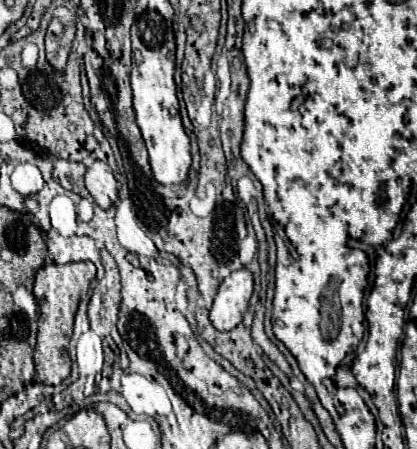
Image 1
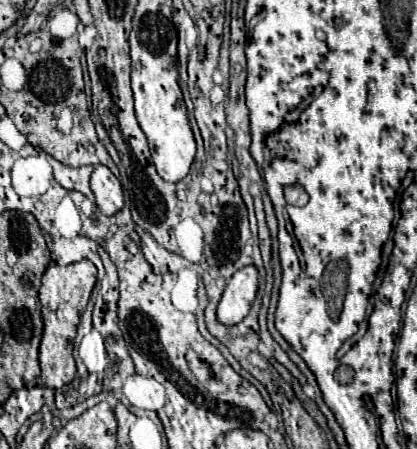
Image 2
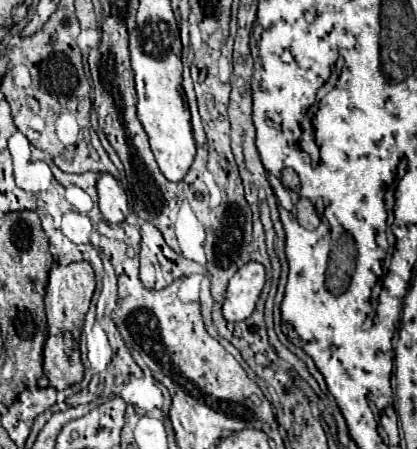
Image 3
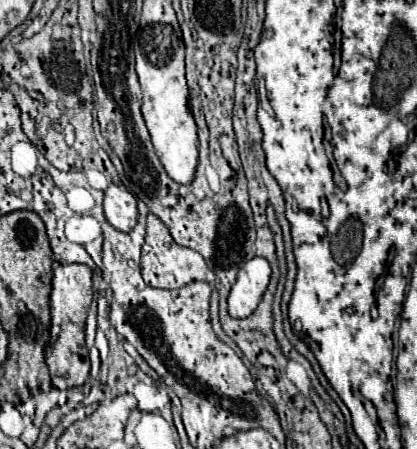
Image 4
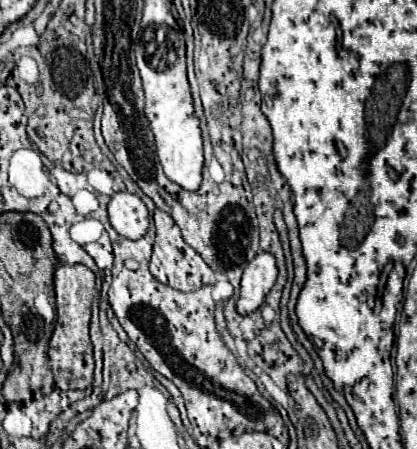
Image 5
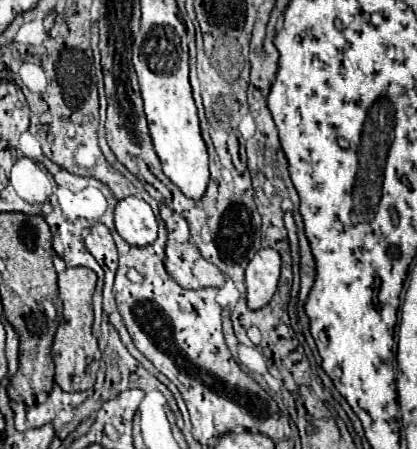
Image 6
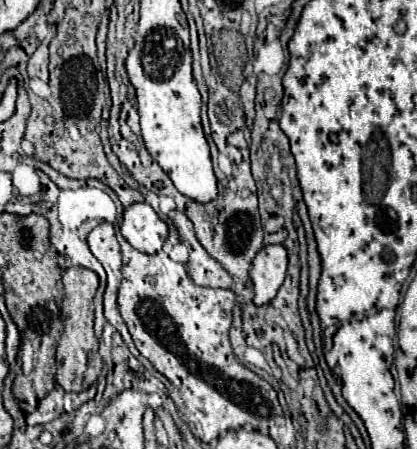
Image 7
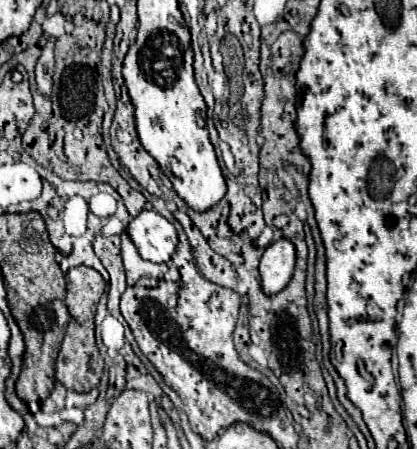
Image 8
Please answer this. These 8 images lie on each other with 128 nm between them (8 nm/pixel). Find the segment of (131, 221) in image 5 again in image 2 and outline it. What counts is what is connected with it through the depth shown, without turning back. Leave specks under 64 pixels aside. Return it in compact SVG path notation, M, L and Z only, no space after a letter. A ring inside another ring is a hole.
M102 164L94 166L90 186L96 196L96 206L100 208L102 214L114 216L116 212L120 212L120 208L124 208L122 186L120 186L118 178L106 166L102 166Z

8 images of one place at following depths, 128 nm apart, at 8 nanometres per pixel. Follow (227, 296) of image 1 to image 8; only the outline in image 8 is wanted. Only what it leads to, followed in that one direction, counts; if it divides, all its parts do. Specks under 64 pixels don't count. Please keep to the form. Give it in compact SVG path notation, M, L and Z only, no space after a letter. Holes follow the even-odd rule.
M288 238L272 242L260 260L264 294L274 296L280 290L284 290L292 280L294 264L296 264L296 246Z

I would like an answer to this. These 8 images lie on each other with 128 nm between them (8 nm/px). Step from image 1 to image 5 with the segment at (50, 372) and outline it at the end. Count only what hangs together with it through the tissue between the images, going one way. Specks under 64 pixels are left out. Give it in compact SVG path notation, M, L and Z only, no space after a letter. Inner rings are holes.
M60 264L54 274L56 286L56 328L49 342L49 362L54 372L54 382L60 390L84 390L92 384L94 354L88 334L90 306L94 300L94 272L82 264Z

